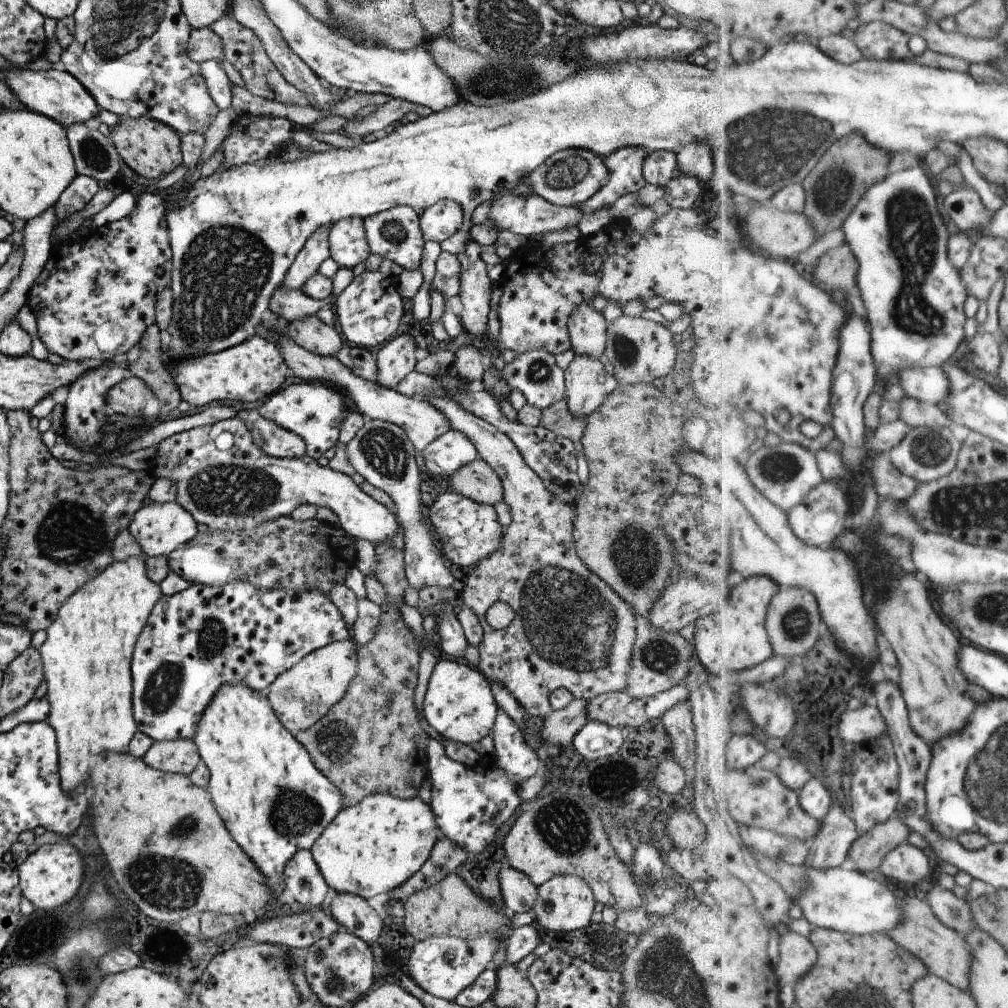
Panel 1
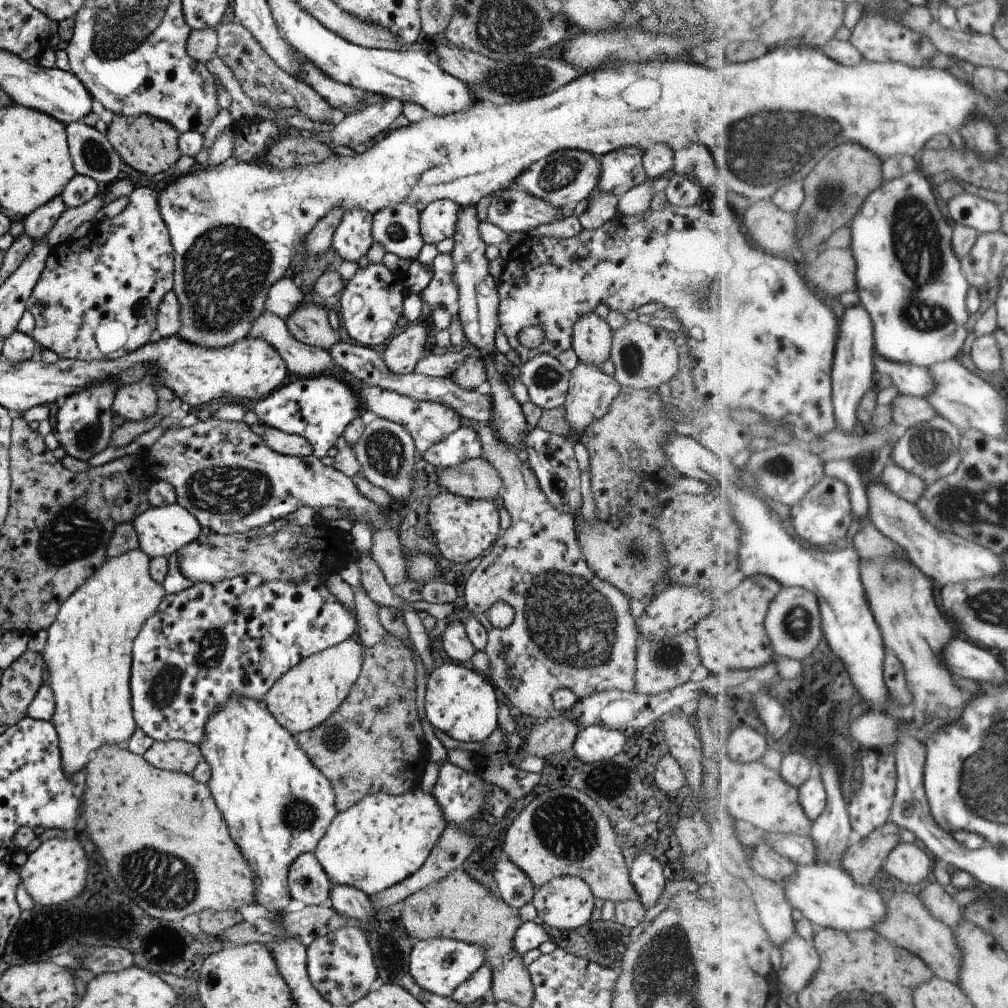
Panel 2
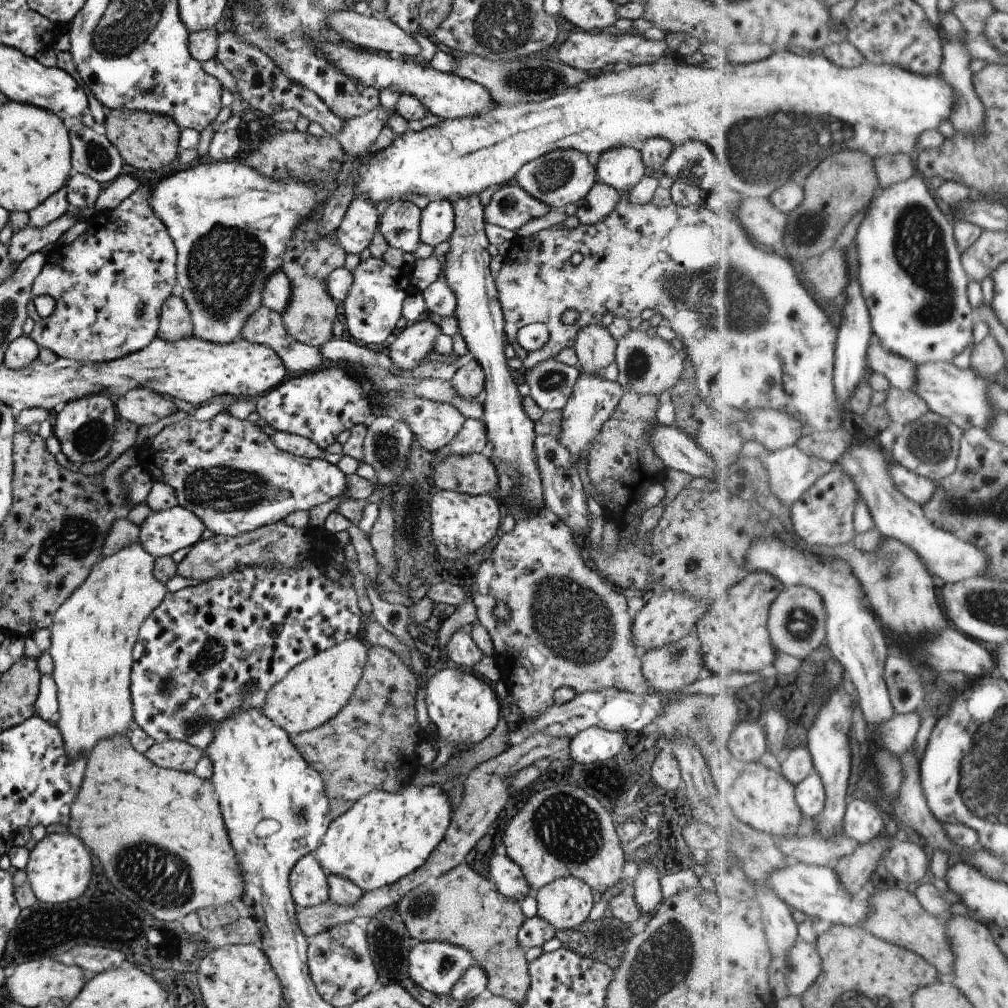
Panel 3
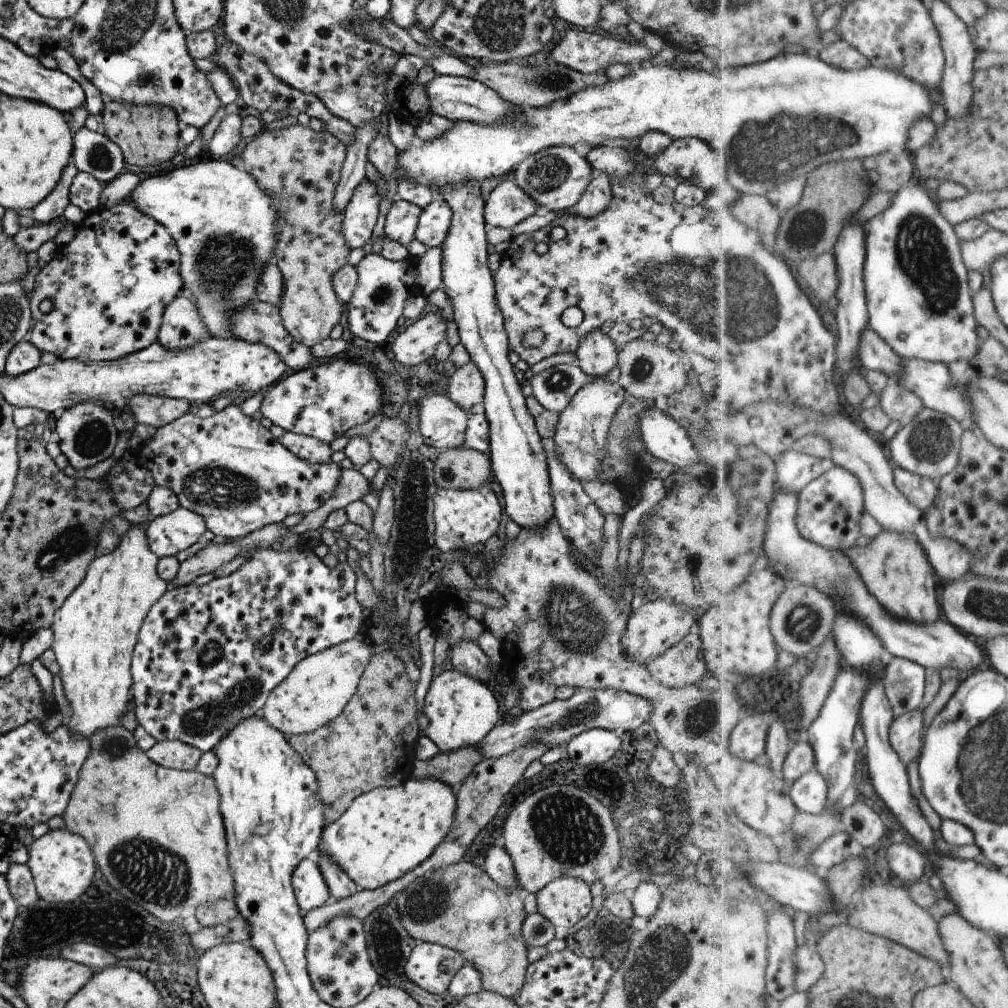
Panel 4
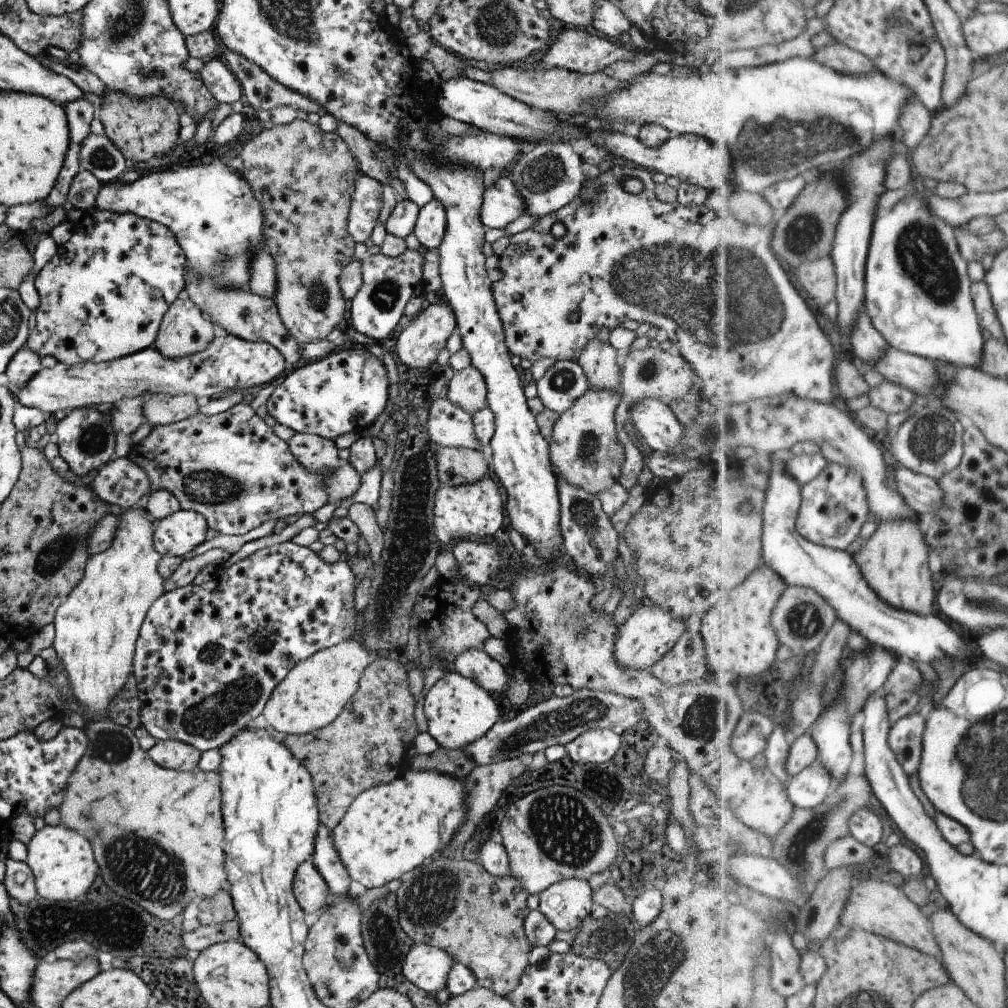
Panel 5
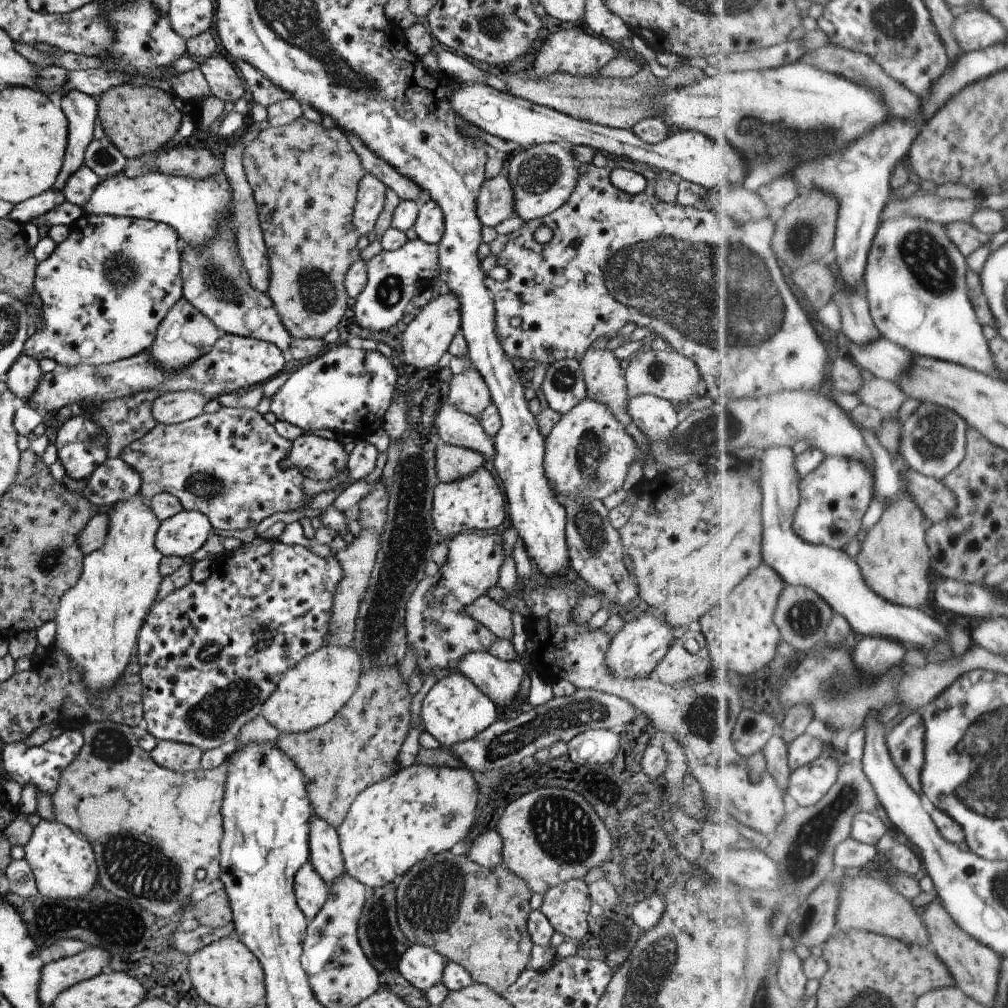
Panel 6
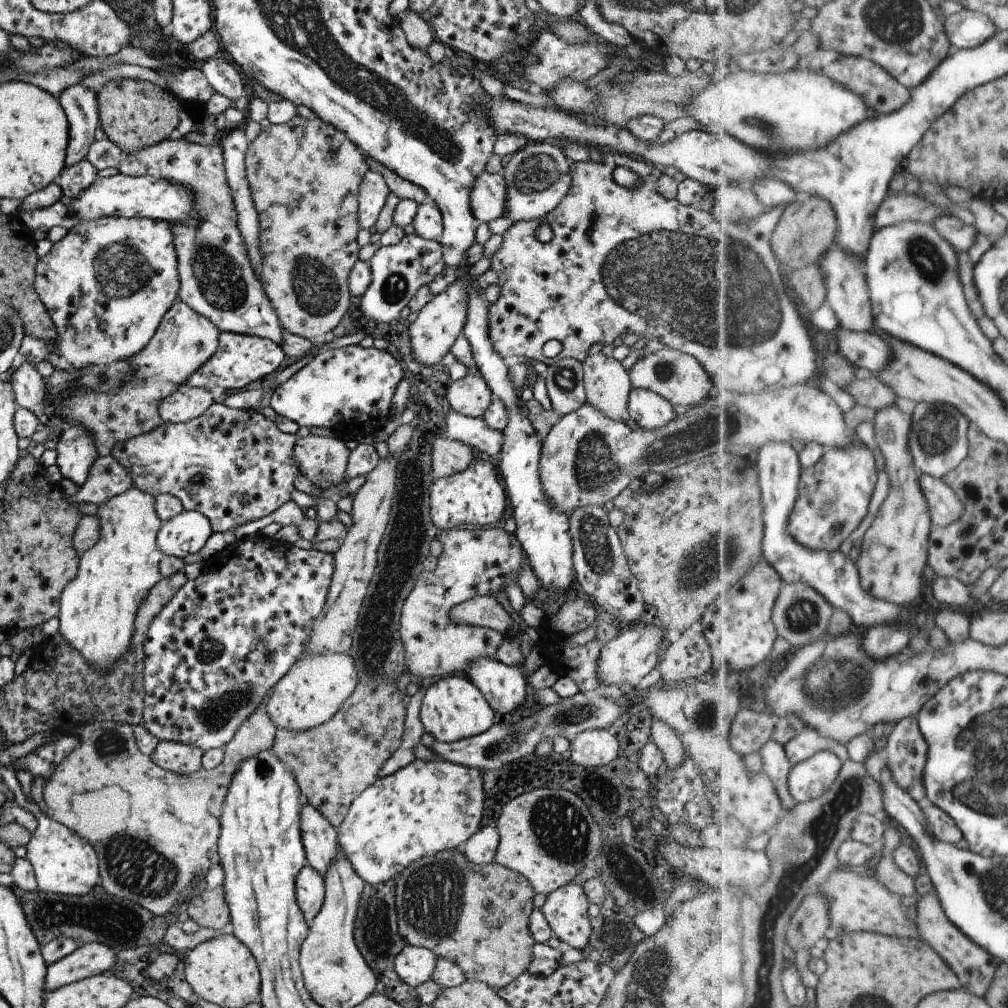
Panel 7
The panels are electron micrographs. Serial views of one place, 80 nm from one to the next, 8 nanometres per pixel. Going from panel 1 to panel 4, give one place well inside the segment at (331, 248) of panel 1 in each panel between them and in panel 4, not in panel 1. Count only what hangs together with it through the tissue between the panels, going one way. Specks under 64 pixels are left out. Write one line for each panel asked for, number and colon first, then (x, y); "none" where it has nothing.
2: (351, 238)
3: (357, 226)
4: (358, 218)

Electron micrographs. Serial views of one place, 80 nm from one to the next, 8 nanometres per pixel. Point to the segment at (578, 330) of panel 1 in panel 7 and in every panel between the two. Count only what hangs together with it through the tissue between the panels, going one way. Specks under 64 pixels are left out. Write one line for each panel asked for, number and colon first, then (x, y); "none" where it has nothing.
2: (590, 340)
3: (594, 347)
4: (595, 355)
5: (600, 364)
6: (604, 380)
7: (606, 385)

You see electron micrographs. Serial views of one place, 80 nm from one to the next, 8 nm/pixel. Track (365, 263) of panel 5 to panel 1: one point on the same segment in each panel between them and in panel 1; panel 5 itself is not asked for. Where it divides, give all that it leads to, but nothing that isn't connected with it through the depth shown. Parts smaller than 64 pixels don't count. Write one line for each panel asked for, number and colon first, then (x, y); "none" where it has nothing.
1: (368, 309)
2: (371, 302)
3: (373, 304)
4: (382, 287)

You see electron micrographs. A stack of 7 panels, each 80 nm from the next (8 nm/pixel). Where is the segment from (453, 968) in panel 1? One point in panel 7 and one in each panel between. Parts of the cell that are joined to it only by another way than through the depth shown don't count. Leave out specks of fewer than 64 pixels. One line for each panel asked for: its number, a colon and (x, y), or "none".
2: (437, 965)
3: (433, 965)
4: (429, 966)
5: (426, 967)
6: (421, 966)
7: (413, 965)

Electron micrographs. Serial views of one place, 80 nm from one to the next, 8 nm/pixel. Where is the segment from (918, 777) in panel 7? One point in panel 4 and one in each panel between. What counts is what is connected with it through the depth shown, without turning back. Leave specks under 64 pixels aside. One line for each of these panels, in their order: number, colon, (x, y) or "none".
4: (907, 734)
5: (906, 737)
6: (907, 741)

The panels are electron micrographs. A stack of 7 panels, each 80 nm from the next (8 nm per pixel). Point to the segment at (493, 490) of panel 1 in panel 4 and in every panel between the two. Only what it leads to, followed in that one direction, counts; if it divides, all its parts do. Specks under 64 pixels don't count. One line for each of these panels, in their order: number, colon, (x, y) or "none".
2: (475, 478)
3: (473, 474)
4: (459, 468)

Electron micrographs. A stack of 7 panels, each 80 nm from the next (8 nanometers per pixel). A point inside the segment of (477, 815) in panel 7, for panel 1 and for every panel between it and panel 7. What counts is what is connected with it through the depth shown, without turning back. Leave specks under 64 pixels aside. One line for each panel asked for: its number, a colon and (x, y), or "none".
1: (369, 848)
2: (382, 839)
3: (384, 836)
4: (386, 832)
5: (390, 829)
6: (418, 811)

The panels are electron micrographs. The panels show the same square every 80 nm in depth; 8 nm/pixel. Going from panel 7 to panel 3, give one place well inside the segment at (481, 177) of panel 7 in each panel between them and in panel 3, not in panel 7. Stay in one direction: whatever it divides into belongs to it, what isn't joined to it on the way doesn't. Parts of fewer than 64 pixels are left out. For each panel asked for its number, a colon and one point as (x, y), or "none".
3: (509, 207)
4: (506, 205)
5: (501, 203)
6: (494, 202)

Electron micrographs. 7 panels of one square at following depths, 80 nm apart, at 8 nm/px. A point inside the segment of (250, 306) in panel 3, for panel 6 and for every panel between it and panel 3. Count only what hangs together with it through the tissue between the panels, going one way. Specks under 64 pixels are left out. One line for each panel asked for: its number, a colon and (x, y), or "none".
4: (223, 225)
5: (210, 210)
6: (194, 209)

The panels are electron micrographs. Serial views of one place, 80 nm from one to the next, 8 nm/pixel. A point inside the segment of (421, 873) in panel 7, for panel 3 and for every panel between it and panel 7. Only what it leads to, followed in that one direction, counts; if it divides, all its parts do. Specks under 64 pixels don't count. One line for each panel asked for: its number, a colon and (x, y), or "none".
3: (461, 907)
4: (459, 907)
5: (455, 905)
6: (475, 917)

